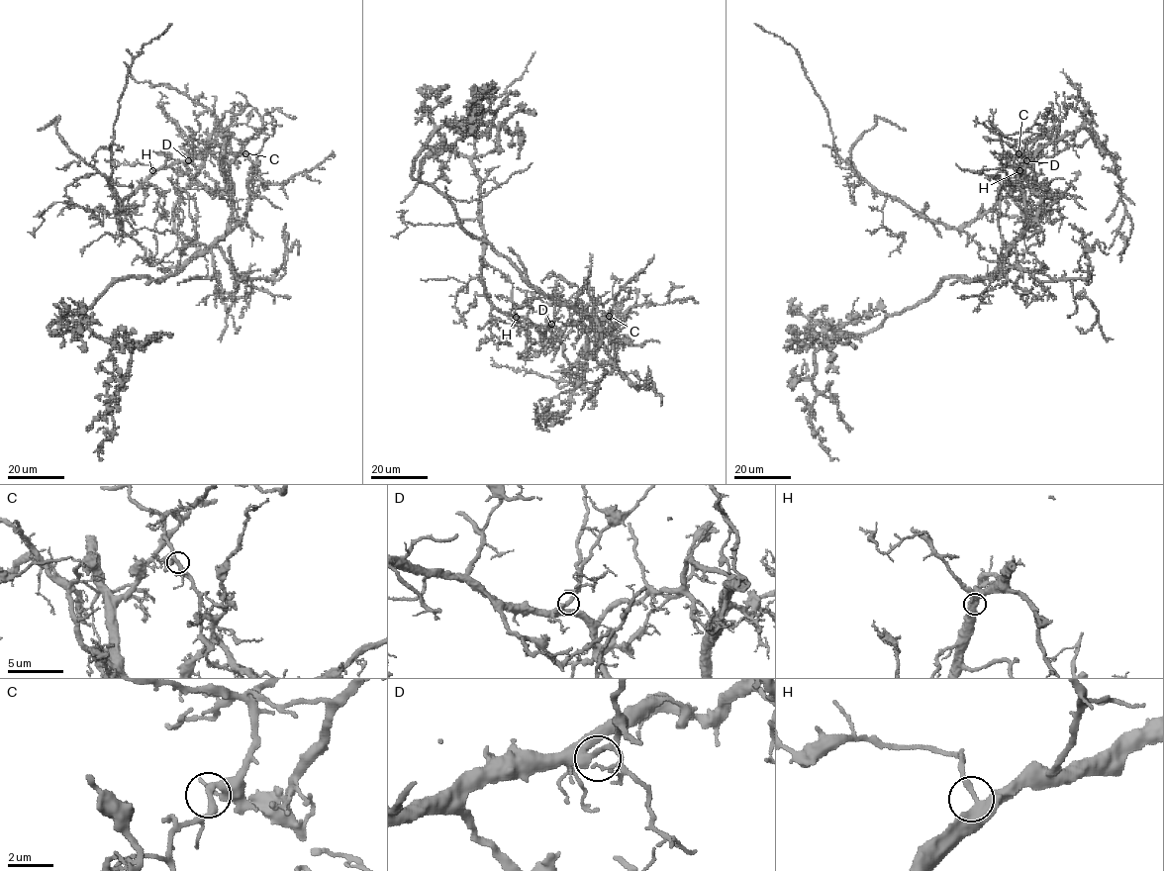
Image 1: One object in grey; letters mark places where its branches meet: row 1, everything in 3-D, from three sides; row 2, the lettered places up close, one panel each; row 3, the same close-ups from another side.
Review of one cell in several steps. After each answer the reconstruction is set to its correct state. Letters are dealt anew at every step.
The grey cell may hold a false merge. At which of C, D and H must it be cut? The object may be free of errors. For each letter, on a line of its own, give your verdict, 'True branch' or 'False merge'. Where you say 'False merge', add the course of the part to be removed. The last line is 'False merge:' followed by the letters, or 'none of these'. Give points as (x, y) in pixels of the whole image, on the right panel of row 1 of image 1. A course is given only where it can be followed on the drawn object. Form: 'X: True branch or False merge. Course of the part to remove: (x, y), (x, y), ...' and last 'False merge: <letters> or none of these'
C: False merge. Course of the part to remove: (1018, 152), (1034, 134), (1067, 143), (1031, 154), (973, 222), (930, 222), (839, 157), (801, 58), (754, 24)
D: True branch
H: True branch
False merge: C

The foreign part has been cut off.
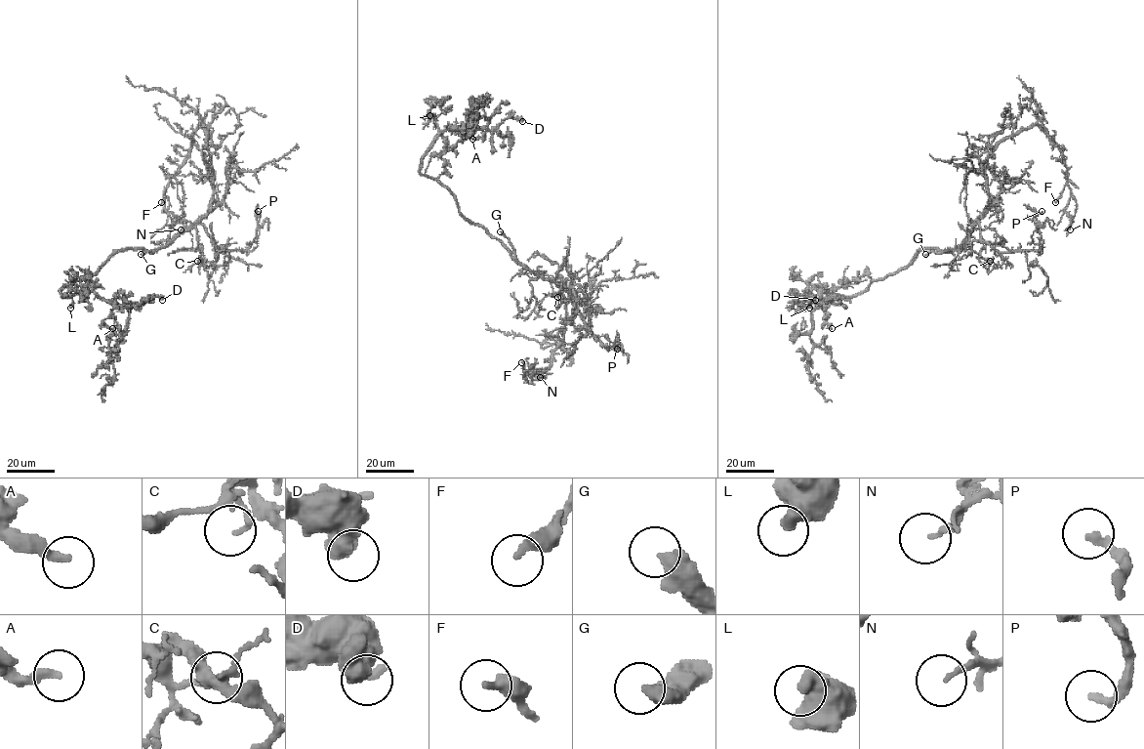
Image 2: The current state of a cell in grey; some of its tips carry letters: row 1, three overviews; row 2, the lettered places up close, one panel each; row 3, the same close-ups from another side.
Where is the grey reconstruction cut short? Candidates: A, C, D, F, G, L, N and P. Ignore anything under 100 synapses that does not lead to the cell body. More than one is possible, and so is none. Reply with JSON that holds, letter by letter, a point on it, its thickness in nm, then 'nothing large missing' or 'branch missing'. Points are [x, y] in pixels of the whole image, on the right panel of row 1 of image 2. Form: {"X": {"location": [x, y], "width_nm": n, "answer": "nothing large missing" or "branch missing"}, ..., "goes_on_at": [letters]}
{"A": {"location": [832, 328], "width_nm": 260, "answer": "nothing large missing"}, "C": {"location": [990, 261], "width_nm": 130, "answer": "nothing large missing"}, "D": {"location": [815, 300], "width_nm": 650, "answer": "nothing large missing"}, "F": {"location": [1055, 202], "width_nm": 320, "answer": "nothing large missing"}, "G": {"location": [925, 254], "width_nm": 440, "answer": "branch missing"}, "L": {"location": [809, 308], "width_nm": 500, "answer": "nothing large missing"}, "N": {"location": [1070, 229], "width_nm": 130, "answer": "nothing large missing"}, "P": {"location": [1041, 211], "width_nm": 240, "answer": "nothing large missing"}, "goes_on_at": ["G"]}

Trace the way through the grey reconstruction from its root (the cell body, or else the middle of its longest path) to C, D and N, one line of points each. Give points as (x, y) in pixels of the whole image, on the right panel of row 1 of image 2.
C: (946, 251), (957, 246), (972, 228), (967, 238), (970, 247), (990, 261)
D: (946, 251), (923, 248), (864, 291), (824, 292), (823, 306), (815, 300)
N: (946, 251), (969, 234), (987, 208), (986, 158), (1034, 125), (1064, 160), (1070, 229)

